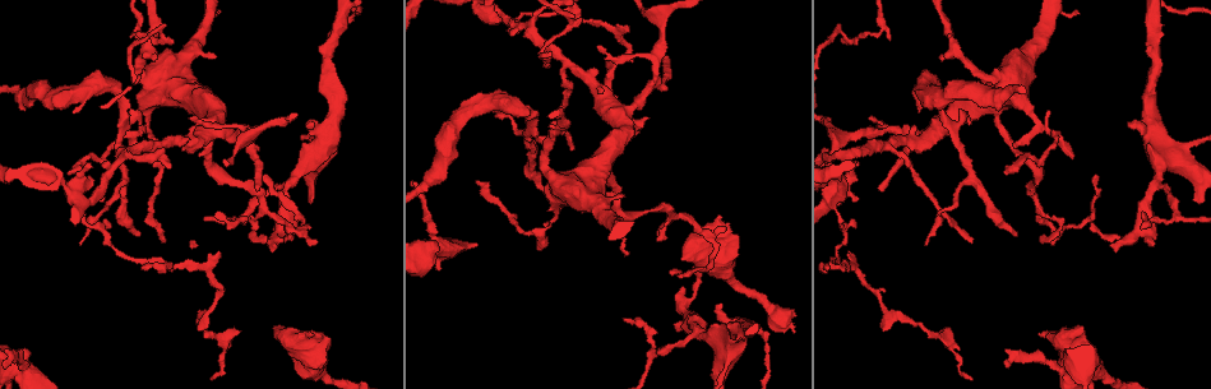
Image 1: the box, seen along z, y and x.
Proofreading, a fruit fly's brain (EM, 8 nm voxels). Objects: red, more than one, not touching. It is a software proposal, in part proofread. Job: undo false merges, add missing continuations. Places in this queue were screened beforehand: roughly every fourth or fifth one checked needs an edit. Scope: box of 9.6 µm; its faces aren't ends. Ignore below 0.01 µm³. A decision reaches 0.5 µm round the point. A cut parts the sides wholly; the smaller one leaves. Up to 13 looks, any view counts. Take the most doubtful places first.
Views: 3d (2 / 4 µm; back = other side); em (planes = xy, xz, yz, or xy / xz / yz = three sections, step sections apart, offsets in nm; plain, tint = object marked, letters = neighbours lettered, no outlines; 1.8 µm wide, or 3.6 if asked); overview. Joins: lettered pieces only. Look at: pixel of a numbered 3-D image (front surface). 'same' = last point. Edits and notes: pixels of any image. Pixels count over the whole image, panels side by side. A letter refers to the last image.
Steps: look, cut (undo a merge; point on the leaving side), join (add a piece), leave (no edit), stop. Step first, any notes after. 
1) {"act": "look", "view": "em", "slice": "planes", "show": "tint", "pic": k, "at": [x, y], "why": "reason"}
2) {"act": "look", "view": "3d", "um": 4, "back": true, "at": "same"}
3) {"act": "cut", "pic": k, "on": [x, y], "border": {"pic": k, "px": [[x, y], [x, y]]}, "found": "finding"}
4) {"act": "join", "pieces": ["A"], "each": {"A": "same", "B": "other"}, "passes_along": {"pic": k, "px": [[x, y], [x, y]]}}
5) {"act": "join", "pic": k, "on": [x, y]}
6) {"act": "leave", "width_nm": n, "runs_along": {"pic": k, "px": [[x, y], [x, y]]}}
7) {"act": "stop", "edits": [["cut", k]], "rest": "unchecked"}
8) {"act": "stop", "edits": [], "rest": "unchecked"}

{"act": "look", "view": "em", "slice": "xz", "step": 8, "show": "tint", "pic": 1, "at": [1015, 231], "why": "branch stops here"}

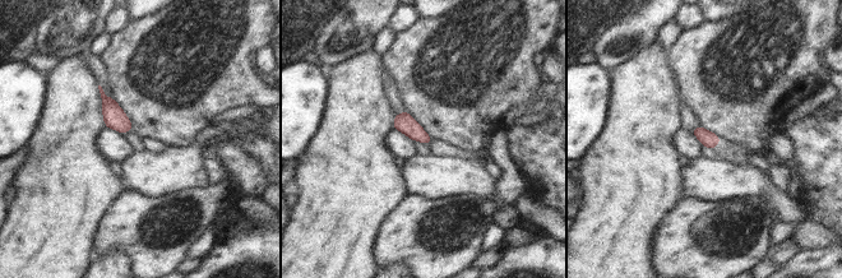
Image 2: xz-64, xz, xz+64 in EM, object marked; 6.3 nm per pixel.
{"act": "look", "view": "em", "slice": "planes", "show": "letters", "at": "same", "why": "cut it another way"}

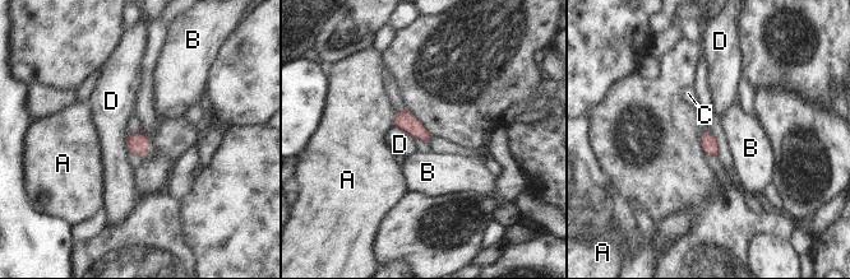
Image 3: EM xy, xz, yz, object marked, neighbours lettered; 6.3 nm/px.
{"act": "leave", "width_nm": 110, "each": {"A": "other", "B": "other", "C": "other", "D": "other"}, "border": {"pic": 3, "px": [[393, 125], [414, 139]]}, "found": "none of them fits"}

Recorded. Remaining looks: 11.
{"act": "look", "view": "em", "um": 3.6, "slice": "planes", "show": "letters", "pic": 1, "at": [1056, 135], "why": "branch point"}

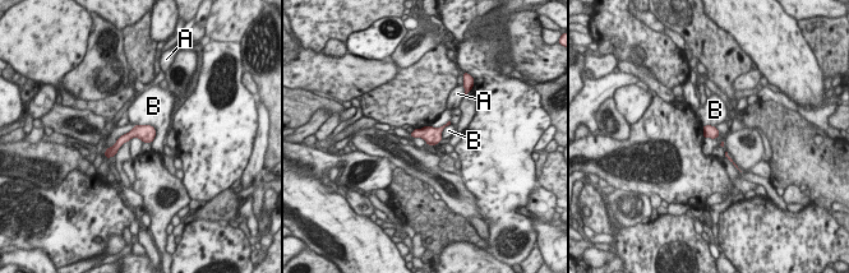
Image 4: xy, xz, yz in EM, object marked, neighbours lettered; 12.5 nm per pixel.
{"act": "leave", "width_nm": 160, "each": {"A": "other", "B": "other"}, "border": {"pic": 4, "px": [[134, 124], [151, 125], [153, 140]]}, "found": "one neuron here"}

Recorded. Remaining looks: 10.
{"act": "look", "view": "3d", "um": 4, "pic": 1, "at": [264, 208], "why": "a narrow waist"}

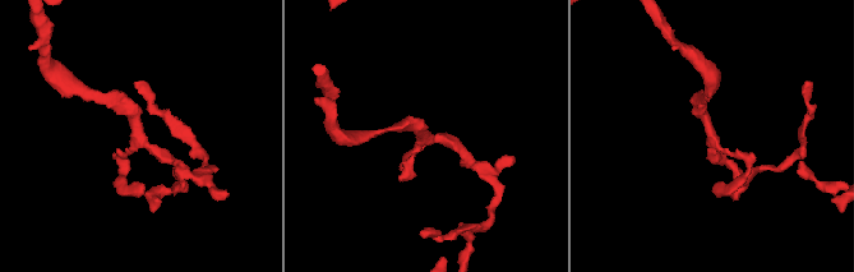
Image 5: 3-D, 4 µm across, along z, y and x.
{"act": "look", "view": "em", "slice": "xz", "step": 4, "show": "tint", "pic": 5, "at": [710, 136], "arms": 3}

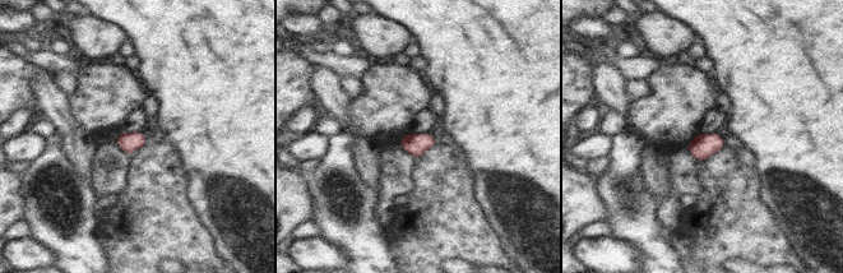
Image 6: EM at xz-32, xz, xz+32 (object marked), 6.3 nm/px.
{"act": "look", "view": "em", "slice": "planes", "show": "letters", "at": "same"}

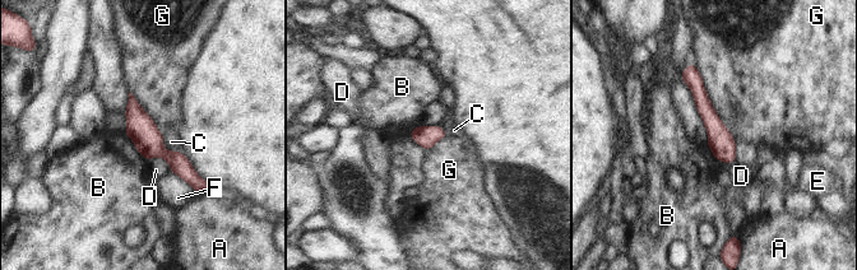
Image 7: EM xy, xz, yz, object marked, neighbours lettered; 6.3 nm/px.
{"act": "leave", "width_nm": 140, "each": {"A": "other", "B": "other", "C": "other", "D": "other", "E": "other", "F": "other", "G": "other"}, "runs_along": {"pic": 7, "px": [[131, 99], [144, 134], [200, 182]]}, "found": "all the same neuron"}

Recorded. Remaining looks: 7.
{"act": "look", "view": "3d", "um": 4, "pic": 1, "at": [310, 202], "why": "thick end"}

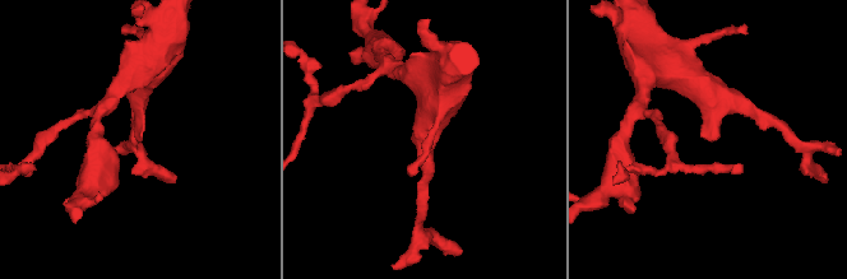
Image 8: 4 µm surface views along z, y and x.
{"act": "look", "view": "em", "slice": "planes", "show": "letters", "pic": 8, "at": [135, 138], "why": "shape alone is not enough"}

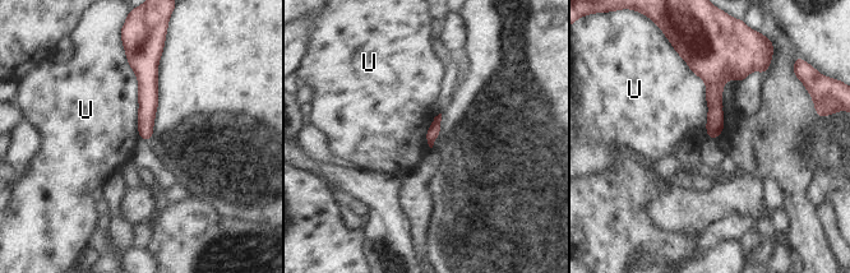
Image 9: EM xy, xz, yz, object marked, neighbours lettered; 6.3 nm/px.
{"act": "leave", "each": {"U": "other"}, "runs_along": {"pic": 9, "px": [[134, 59], [147, 72], [146, 137]]}, "found": "none of them fits"}

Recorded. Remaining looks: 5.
{"act": "look", "view": "em", "slice": "planes", "show": "letters", "pic": 1, "at": [259, 190], "why": "tapers out"}

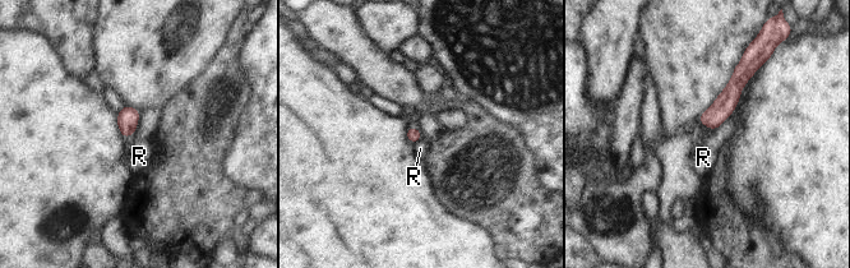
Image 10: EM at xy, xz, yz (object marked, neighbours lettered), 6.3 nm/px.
{"act": "leave", "each": {"R": "other"}, "border": {"pic": 10, "px": [[757, 69], [734, 111], [715, 130]]}, "found": "none of them fits"}

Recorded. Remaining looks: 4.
{"act": "stop", "edits": [], "rest": "unchecked"}

